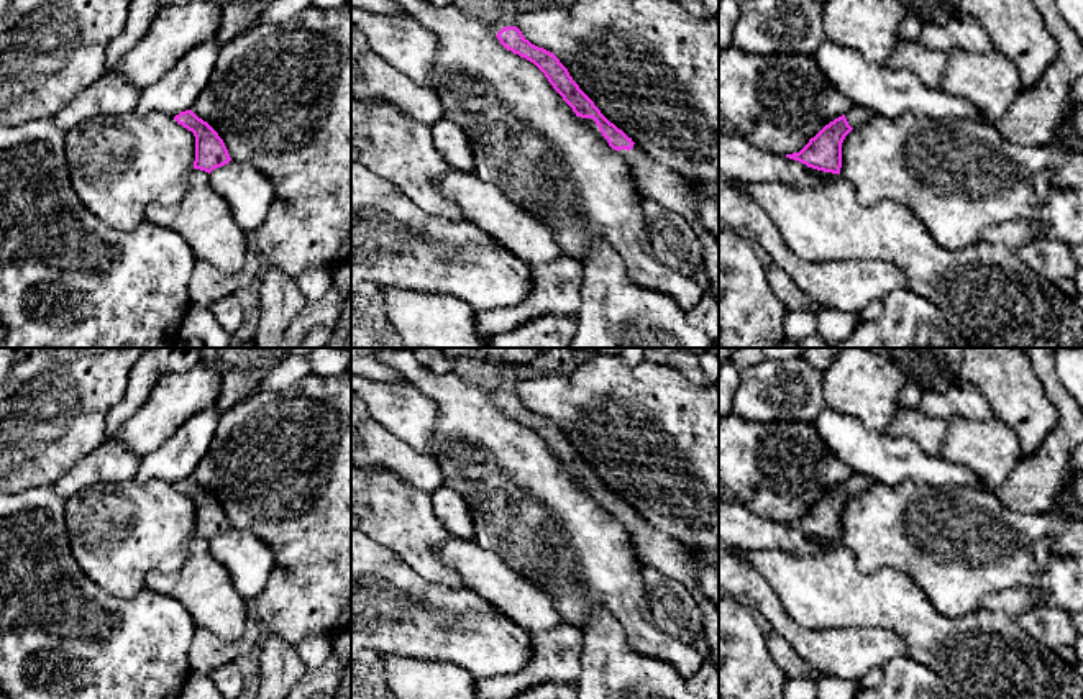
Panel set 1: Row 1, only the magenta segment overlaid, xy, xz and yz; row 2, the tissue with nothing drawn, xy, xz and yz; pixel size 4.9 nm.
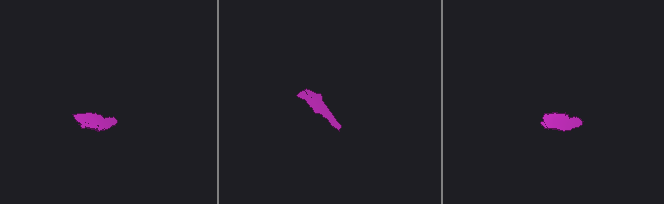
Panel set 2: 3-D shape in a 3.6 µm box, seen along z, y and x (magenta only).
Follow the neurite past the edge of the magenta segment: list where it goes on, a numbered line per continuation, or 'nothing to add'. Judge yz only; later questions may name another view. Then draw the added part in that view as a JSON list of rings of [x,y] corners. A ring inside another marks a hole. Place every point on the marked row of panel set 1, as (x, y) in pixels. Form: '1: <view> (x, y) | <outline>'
1: yz (857, 117) | [[[853,105],[847,113],[845,118],[848,121],[848,125],[853,130],[858,130],[860,126],[863,126],[870,118],[873,118],[873,112],[861,108],[858,105]]]

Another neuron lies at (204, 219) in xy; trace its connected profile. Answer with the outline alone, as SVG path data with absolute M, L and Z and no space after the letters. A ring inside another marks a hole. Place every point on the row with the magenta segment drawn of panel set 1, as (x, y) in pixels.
M190 171L187 184L189 190L180 202L151 203L144 210L144 220L179 233L195 259L226 274L240 271L246 263L251 236L236 223L230 203L212 189L208 172Z

